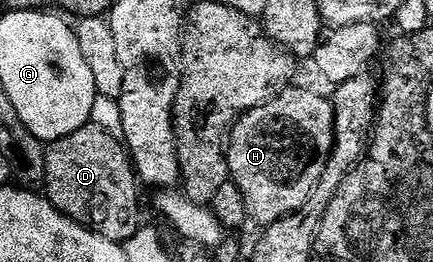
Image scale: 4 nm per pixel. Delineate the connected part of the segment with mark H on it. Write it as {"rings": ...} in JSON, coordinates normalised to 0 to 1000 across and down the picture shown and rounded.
{"rings":[[[667,336],[614,397],[568,427],[536,481],[522,527],[527,595],[527,660],[531,687],[559,733],[559,763],[568,771],[573,847],[594,847],[600,870],[651,840],[661,821],[693,802],[697,779],[725,733],[734,687],[767,588],[771,519],[771,443],[764,385],[721,344],[684,344]]]}

